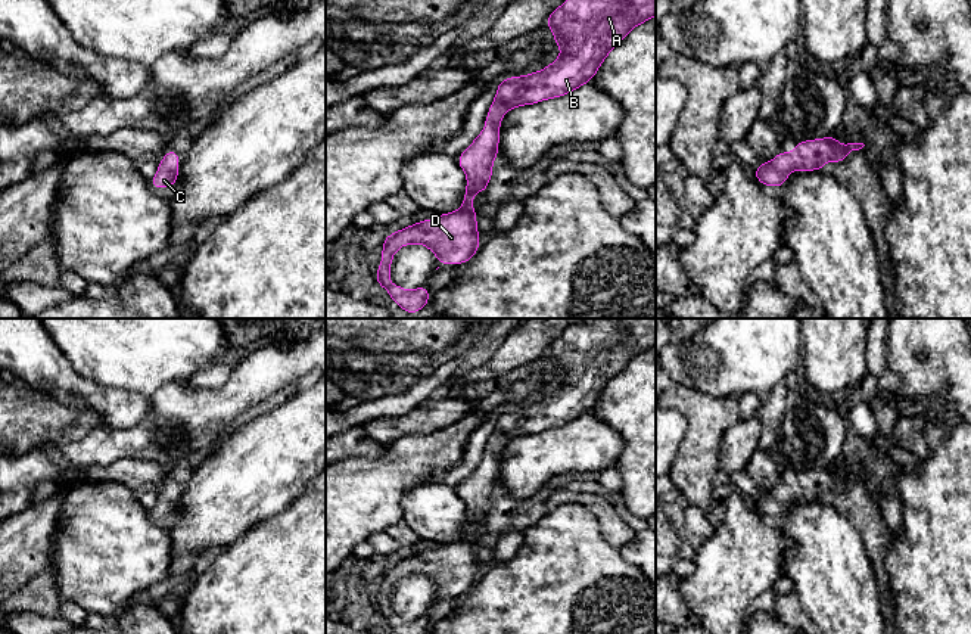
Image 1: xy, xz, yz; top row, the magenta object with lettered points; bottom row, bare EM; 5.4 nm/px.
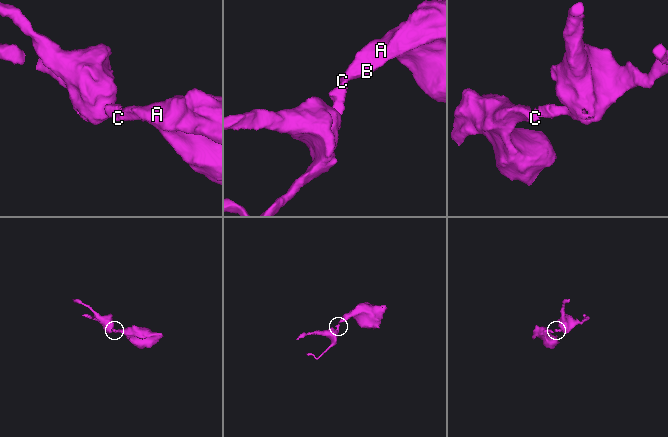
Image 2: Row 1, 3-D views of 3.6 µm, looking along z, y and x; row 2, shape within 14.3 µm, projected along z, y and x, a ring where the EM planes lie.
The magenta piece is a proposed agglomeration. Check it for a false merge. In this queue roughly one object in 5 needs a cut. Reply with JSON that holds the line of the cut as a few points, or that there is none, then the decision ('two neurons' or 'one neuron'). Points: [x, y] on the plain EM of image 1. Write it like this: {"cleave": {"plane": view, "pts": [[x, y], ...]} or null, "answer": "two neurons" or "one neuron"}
{"cleave": null, "answer": "one neuron"}

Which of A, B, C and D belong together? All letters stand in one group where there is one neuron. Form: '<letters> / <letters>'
A B C D

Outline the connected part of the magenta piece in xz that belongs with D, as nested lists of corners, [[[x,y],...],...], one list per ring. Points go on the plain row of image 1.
[[[586,318],[573,324],[547,349],[554,363],[557,376],[561,377],[561,385],[555,392],[545,397],[544,401],[533,403],[525,407],[513,407],[502,410],[498,416],[495,431],[489,438],[485,451],[485,461],[479,463],[477,469],[458,487],[458,495],[467,504],[467,519],[464,523],[463,537],[451,544],[438,546],[433,550],[424,550],[402,559],[393,565],[388,565],[382,575],[383,587],[380,599],[376,602],[377,615],[385,618],[396,634],[427,634],[429,622],[426,615],[414,621],[404,621],[398,615],[389,613],[390,593],[393,584],[408,574],[426,575],[436,584],[442,594],[463,594],[469,591],[479,576],[479,563],[476,557],[476,544],[472,538],[474,520],[482,525],[492,506],[492,492],[498,485],[499,453],[504,444],[520,435],[533,435],[545,429],[564,426],[582,414],[592,410],[604,388],[620,373],[626,364],[637,355],[656,345],[656,318]]]

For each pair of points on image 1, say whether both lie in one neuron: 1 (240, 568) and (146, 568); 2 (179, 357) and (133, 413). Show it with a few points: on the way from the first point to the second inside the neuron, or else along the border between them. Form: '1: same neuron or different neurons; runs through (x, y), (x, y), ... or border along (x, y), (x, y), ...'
1: different neurons; border along (168, 530), (174, 556)
2: different neurons; border along (112, 388), (133, 391), (149, 398)

